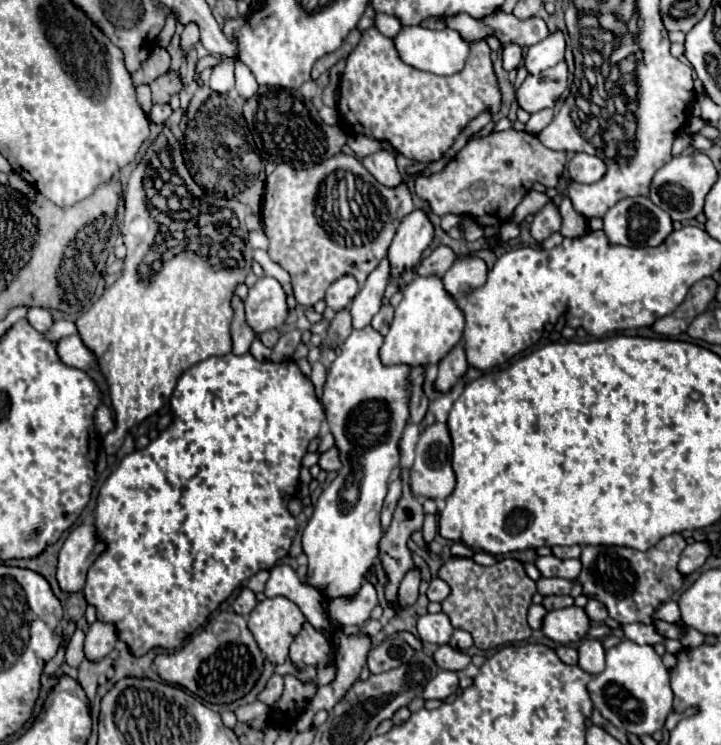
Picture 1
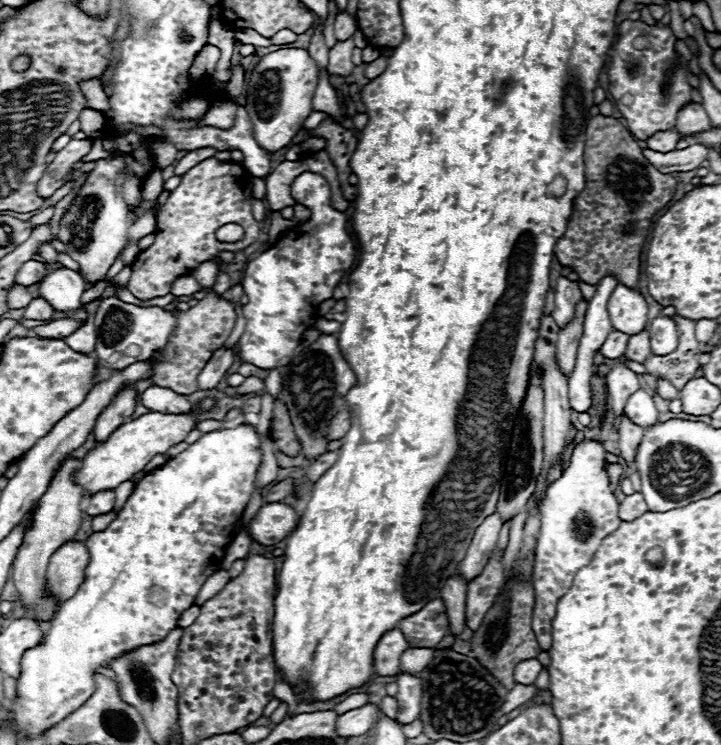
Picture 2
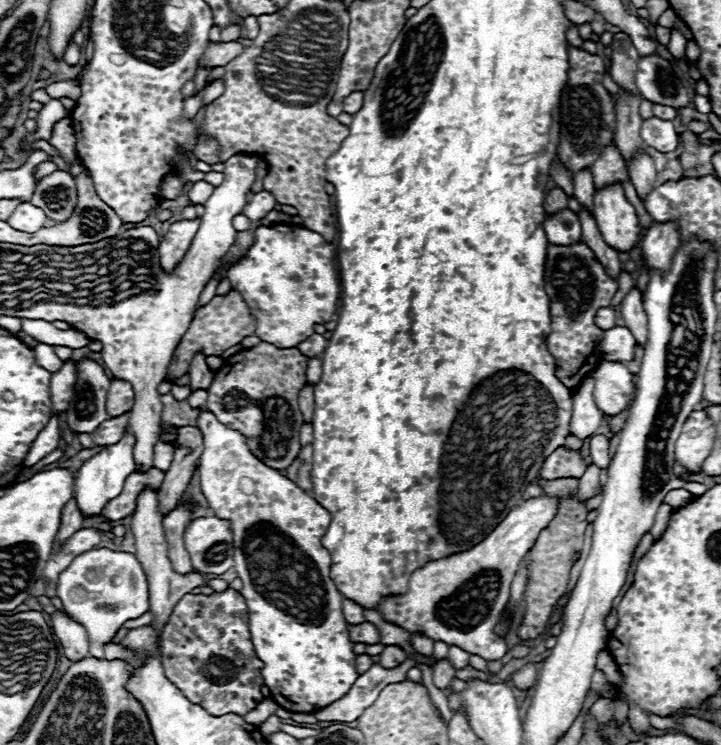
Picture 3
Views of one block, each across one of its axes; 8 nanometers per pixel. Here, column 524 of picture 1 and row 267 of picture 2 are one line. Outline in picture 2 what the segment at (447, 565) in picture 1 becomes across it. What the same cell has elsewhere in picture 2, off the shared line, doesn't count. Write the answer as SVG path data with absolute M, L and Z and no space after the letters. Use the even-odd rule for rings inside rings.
M602 114L590 118L586 128L584 178L586 186L574 200L568 228L556 242L556 258L560 264L570 266L586 284L598 284L604 276L616 274L620 284L634 288L652 218L672 200L676 178L658 172L648 162L640 142L618 118Z

